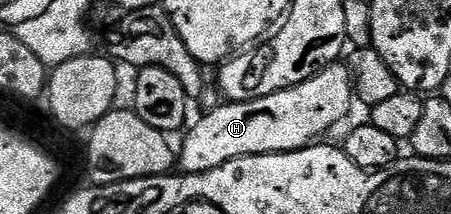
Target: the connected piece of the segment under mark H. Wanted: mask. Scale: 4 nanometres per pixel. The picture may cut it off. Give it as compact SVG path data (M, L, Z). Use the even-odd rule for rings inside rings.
M335 62L312 78L276 94L239 104L222 102L219 108L200 117L198 125L183 138L182 152L180 148L176 156L177 167L186 174L207 172L236 158L270 156L274 152L295 152L297 148L308 148L349 114L350 103L355 103L355 100L349 67Z

